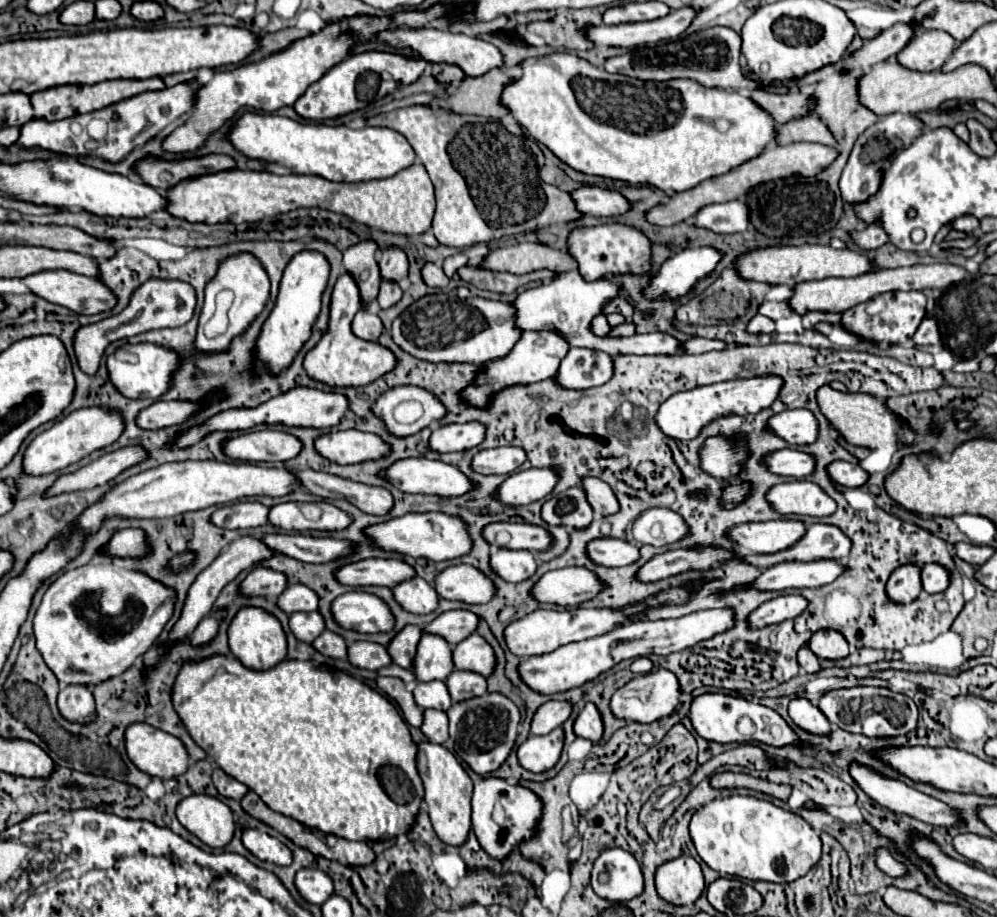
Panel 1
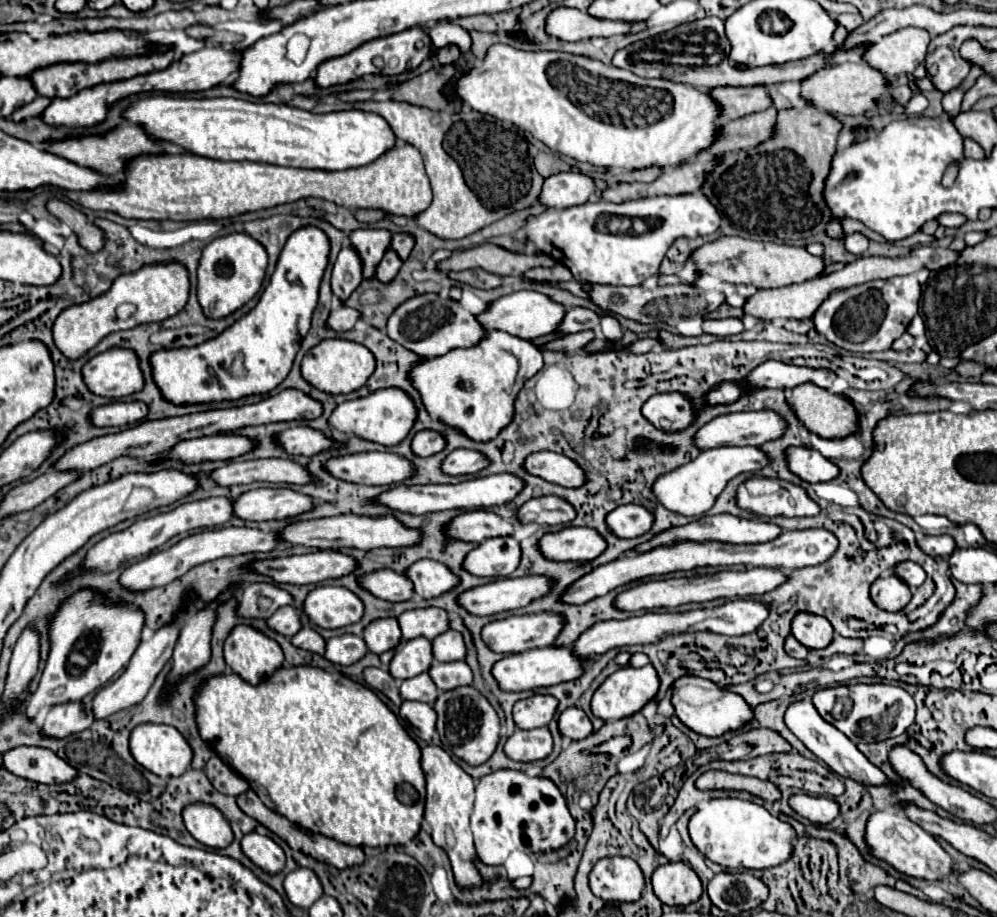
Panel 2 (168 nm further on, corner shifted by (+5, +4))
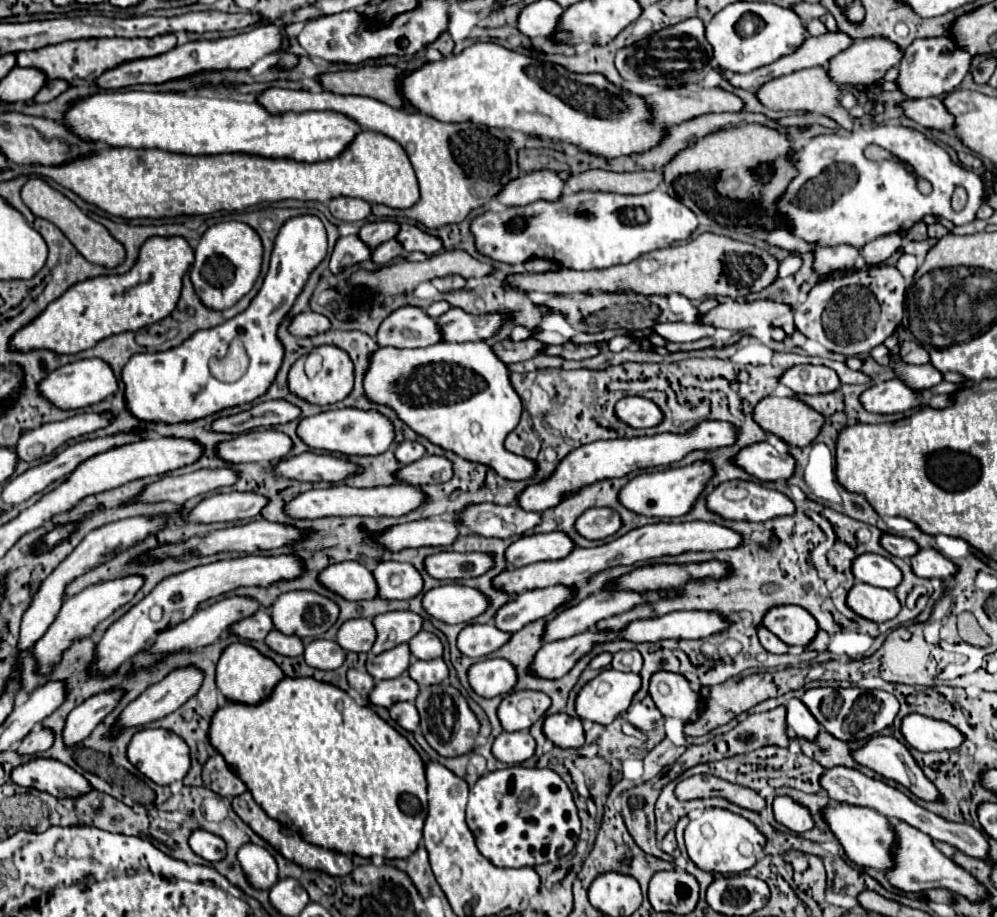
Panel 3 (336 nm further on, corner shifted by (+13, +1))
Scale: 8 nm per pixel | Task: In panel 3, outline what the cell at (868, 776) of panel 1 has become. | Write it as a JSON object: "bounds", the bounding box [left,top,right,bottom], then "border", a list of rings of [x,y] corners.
{"bounds":[787,699,819,739],"border":[[[791,699],[787,705],[787,725],[803,739],[815,739],[819,733],[819,723],[813,719],[811,711],[801,703],[801,699]]]}

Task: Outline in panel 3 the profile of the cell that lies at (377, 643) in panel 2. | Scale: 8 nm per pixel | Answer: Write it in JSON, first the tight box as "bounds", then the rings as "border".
{"bounds":[337,619,375,653],"border":[[[349,619],[337,631],[337,643],[343,651],[367,653],[375,643],[375,627],[369,619]]]}

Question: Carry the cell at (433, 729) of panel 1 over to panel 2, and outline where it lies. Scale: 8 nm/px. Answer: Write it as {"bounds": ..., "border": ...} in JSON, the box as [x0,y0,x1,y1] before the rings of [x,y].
{"bounds":[399,702,437,742],"border":[[[403,702],[399,716],[413,726],[413,732],[419,738],[423,738],[425,742],[431,742],[431,738],[435,734],[435,722],[437,722],[437,714],[433,712],[431,704]]]}

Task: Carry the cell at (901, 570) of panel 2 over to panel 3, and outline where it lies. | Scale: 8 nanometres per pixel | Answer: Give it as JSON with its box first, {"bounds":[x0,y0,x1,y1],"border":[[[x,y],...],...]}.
{"bounds":[851,555,901,589],"border":[[[857,555],[851,561],[851,573],[857,581],[875,587],[895,589],[901,583],[901,571],[881,555]]]}

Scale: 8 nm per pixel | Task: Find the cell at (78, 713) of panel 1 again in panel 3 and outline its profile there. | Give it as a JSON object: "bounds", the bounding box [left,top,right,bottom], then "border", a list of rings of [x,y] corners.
{"bounds":[15,725,53,755],"border":[[[41,725],[33,727],[33,731],[15,747],[19,755],[35,755],[53,745],[53,733]]]}

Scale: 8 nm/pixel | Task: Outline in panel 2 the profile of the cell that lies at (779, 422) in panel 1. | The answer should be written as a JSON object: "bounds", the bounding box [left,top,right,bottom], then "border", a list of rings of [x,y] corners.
{"bounds":[695,410,787,450],"border":[[[769,410],[725,414],[705,424],[697,432],[695,442],[701,450],[721,446],[763,446],[767,440],[781,438],[787,426],[783,416]]]}

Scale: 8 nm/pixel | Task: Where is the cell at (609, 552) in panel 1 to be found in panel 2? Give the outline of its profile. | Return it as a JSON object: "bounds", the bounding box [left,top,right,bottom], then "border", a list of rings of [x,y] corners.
{"bounds":[539,526,607,562],"border":[[[569,526],[561,532],[545,534],[539,546],[543,556],[549,560],[591,562],[605,552],[607,542],[599,532],[593,532],[593,528]]]}

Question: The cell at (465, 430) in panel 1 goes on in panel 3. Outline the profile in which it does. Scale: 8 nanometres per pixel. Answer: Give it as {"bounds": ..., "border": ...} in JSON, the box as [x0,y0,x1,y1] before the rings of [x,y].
{"bounds":[395,441,425,465],"border":[[[403,441],[403,443],[397,445],[397,449],[395,449],[395,457],[397,457],[397,461],[399,461],[401,465],[409,465],[409,463],[421,459],[423,455],[425,455],[425,449],[423,449],[423,445],[417,443],[417,441]]]}

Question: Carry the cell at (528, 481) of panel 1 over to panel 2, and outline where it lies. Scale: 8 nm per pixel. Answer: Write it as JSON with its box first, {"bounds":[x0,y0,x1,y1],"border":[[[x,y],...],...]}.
{"bounds":[379,474,525,514],"border":[[[493,474],[485,478],[473,478],[465,480],[459,484],[427,484],[427,486],[407,486],[401,484],[385,494],[379,496],[379,502],[389,506],[391,510],[399,512],[409,512],[409,514],[427,514],[427,512],[441,512],[441,510],[453,510],[453,508],[463,508],[463,510],[477,510],[477,508],[491,508],[491,506],[501,506],[511,502],[521,490],[525,482],[511,474]]]}

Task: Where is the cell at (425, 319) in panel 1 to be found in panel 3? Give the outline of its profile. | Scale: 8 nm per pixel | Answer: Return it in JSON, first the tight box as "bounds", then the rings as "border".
{"bounds":[377,307,439,347],"border":[[[401,307],[393,311],[377,331],[379,347],[427,347],[439,343],[439,327],[419,307]]]}

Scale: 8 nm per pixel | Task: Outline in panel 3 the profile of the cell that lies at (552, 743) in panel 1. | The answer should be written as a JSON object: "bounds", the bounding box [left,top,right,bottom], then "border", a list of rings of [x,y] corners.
{"bounds":[493,731,535,763],"border":[[[503,731],[495,743],[493,743],[493,755],[507,763],[523,763],[535,753],[535,739],[529,735],[529,731]]]}

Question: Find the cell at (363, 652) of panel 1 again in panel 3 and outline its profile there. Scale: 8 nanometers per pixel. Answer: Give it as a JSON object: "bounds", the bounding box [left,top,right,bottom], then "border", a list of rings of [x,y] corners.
{"bounds":[303,639,345,669],"border":[[[315,639],[305,647],[303,657],[315,669],[337,669],[345,661],[345,651],[335,641]]]}

